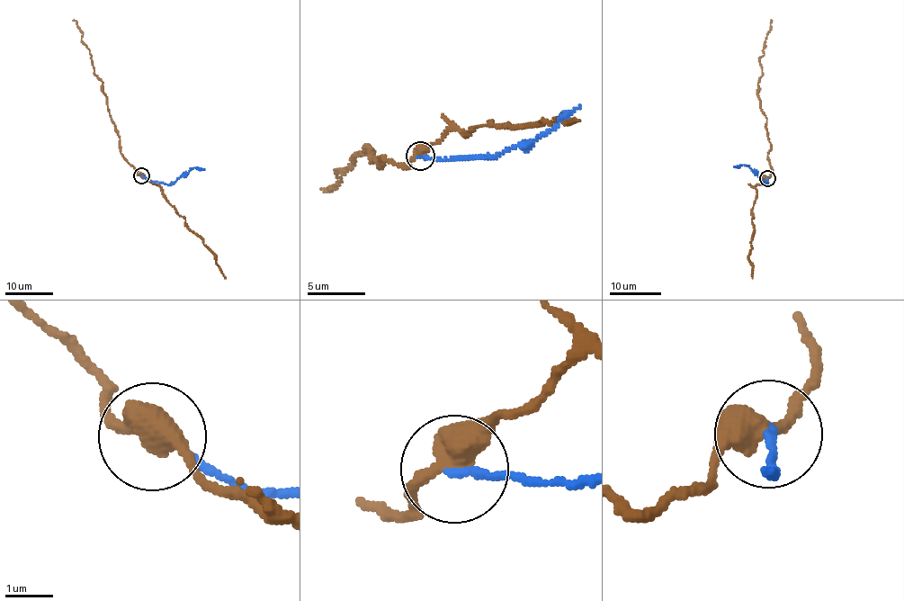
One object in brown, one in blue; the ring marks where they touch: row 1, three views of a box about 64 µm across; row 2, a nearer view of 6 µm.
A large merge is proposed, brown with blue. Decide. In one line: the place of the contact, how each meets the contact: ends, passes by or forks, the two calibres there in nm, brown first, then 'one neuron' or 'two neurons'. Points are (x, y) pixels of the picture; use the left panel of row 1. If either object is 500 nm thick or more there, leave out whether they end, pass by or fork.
at (141, 175); brown passes by; blue ends there; 480 nm thick on the brown side, 170 nm on the other; two neurons

